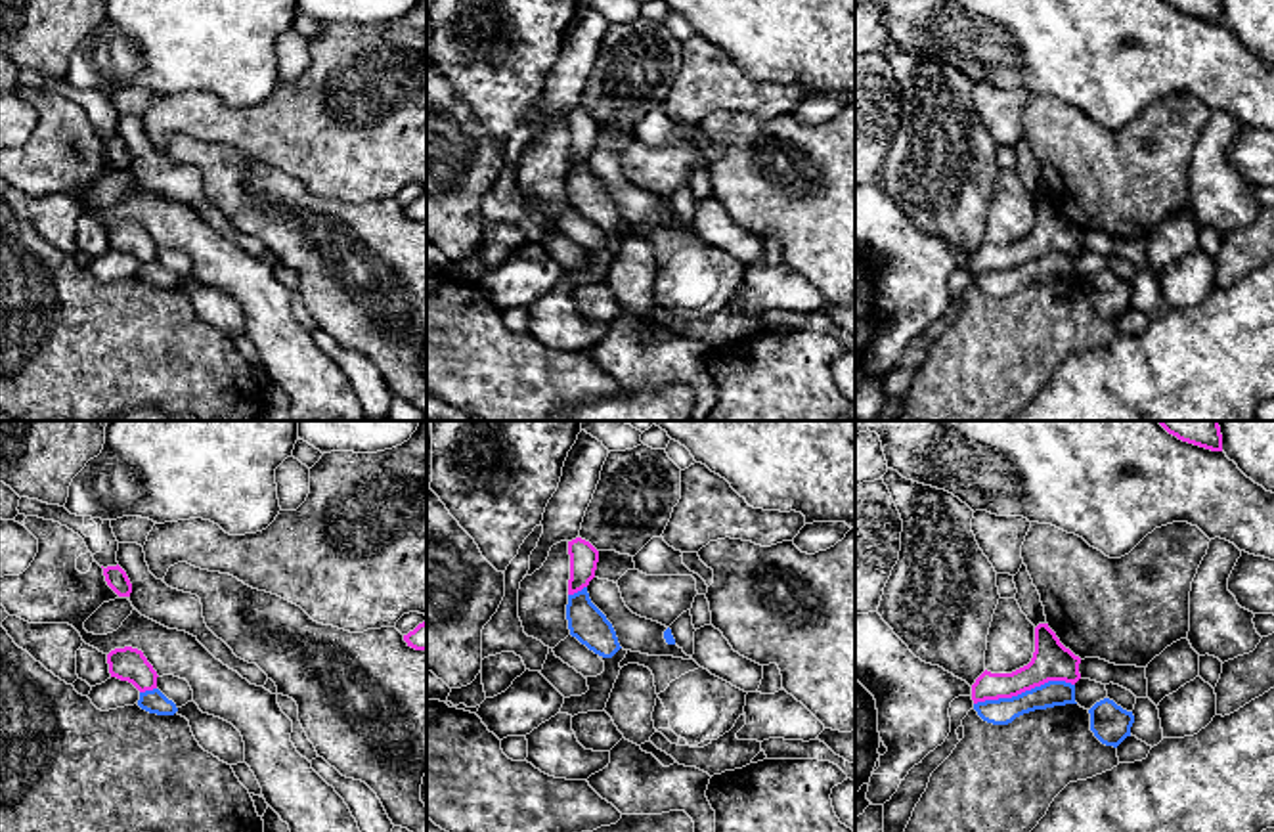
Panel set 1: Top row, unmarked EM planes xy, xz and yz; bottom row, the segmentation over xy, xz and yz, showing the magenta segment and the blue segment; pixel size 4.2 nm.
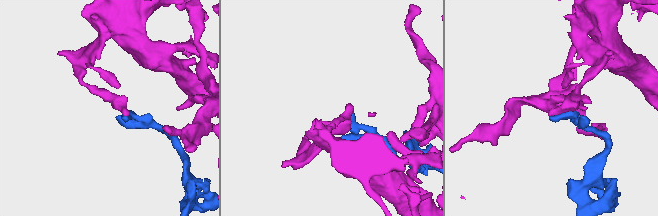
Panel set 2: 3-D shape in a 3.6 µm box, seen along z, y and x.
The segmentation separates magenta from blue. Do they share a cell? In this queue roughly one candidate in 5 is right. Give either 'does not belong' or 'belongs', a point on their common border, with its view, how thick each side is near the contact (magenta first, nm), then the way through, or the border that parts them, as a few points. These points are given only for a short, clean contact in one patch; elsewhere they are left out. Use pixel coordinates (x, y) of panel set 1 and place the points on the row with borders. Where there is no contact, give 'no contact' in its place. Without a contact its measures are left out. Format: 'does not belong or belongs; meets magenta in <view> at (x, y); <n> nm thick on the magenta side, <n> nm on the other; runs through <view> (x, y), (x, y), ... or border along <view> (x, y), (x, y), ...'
does not belong; meets magenta in yz at (1024, 691); 160 nm thick on the magenta side, 110 nm on the other; border along yz (1074, 683), (1045, 681), (1010, 697), (986, 699), (974, 704)

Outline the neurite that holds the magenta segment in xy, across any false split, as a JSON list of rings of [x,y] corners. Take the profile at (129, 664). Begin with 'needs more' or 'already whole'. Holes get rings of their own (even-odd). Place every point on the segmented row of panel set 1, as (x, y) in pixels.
already whole; [[[124,646],[107,654],[109,673],[121,681],[132,683],[140,692],[157,689],[157,671],[142,650]]]

